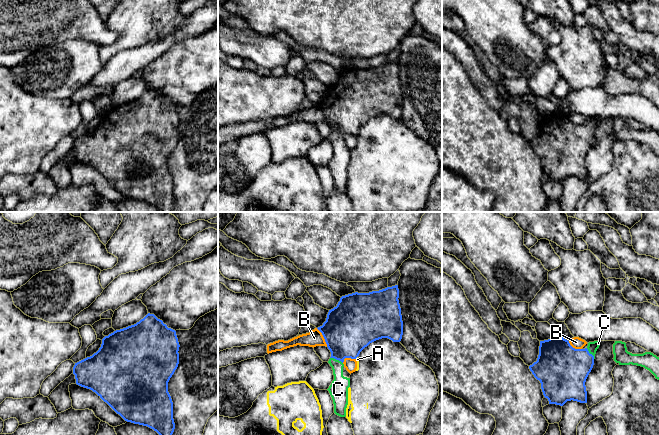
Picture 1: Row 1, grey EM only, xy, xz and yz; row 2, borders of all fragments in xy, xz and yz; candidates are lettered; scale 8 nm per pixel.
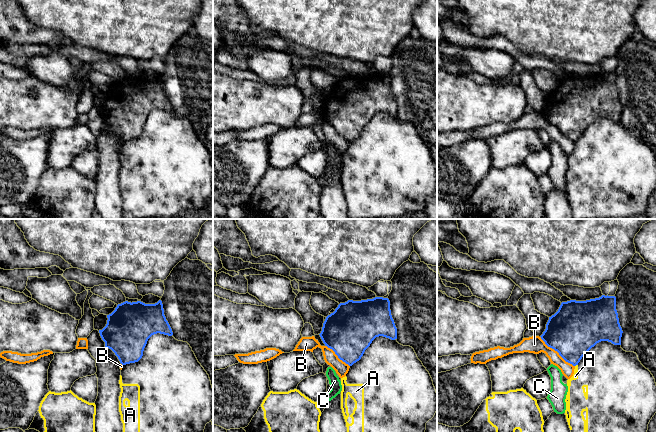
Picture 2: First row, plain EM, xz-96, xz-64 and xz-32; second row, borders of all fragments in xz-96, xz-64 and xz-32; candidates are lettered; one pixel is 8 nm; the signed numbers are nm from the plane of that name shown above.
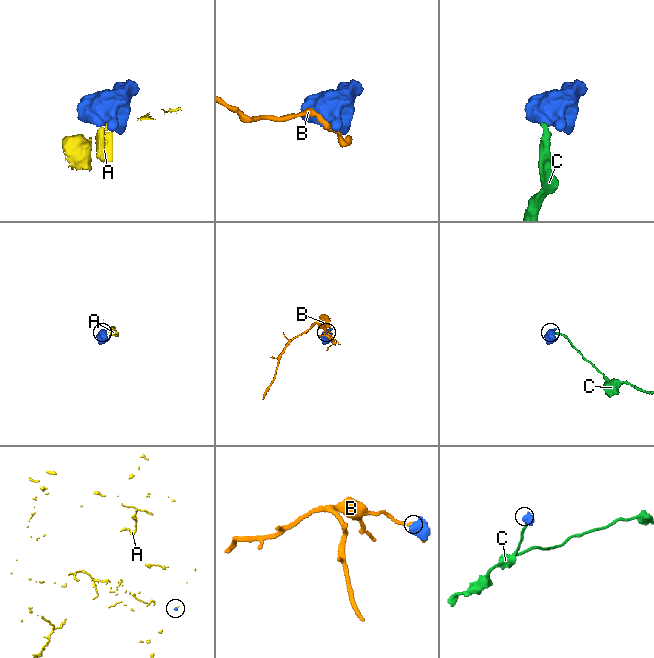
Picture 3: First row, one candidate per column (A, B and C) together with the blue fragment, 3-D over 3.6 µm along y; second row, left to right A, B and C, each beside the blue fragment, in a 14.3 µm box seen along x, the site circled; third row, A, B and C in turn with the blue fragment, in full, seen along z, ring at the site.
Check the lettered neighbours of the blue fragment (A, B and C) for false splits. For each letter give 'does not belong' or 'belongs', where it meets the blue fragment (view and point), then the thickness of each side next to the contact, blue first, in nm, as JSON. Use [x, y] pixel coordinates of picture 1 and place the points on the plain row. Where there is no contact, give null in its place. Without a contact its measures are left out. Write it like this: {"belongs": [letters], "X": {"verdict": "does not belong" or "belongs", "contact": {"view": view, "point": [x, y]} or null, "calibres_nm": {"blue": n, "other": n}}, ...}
{"belongs": ["C"], "A": {"verdict": "does not belong", "contact": {"view": "xz", "point": [356, 134]}, "calibres_nm": {"blue": 400, "other": 20}}, "B": {"verdict": "does not belong", "contact": {"view": "xz", "point": [323, 112]}, "calibres_nm": {"blue": 400, "other": 130}}, "C": {"verdict": "belongs", "contact": {"view": "xz", "point": [336, 135]}, "calibres_nm": {"blue": 380, "other": 150}}}

